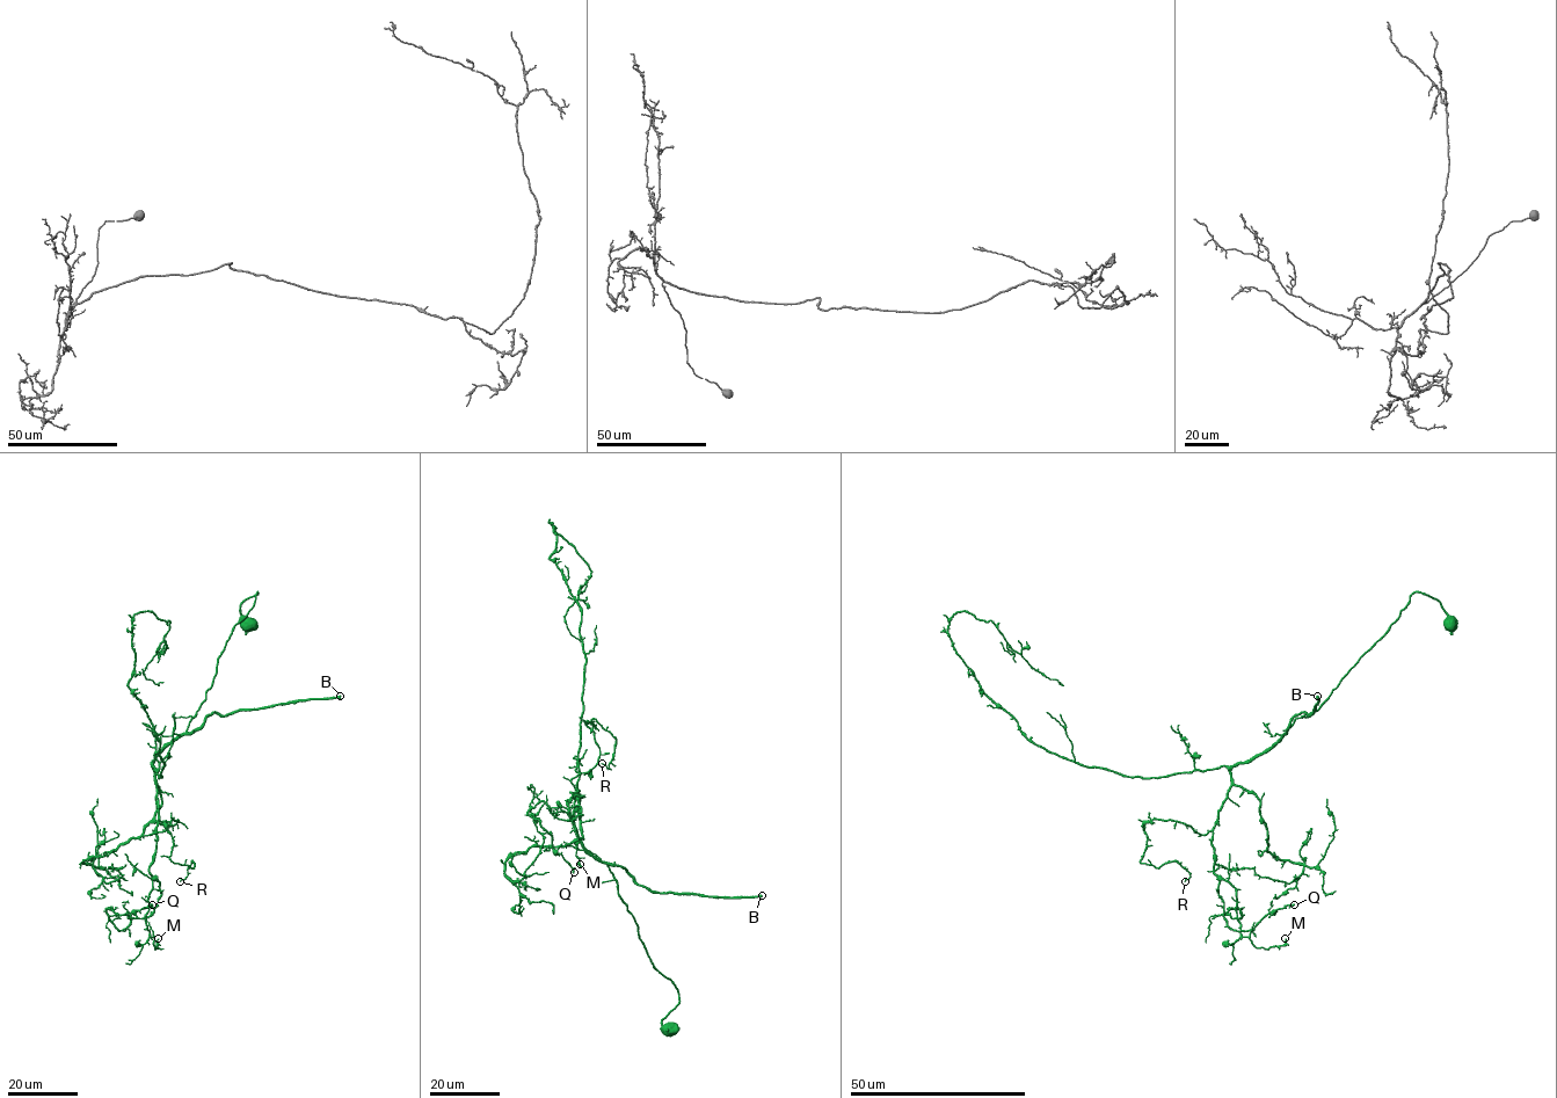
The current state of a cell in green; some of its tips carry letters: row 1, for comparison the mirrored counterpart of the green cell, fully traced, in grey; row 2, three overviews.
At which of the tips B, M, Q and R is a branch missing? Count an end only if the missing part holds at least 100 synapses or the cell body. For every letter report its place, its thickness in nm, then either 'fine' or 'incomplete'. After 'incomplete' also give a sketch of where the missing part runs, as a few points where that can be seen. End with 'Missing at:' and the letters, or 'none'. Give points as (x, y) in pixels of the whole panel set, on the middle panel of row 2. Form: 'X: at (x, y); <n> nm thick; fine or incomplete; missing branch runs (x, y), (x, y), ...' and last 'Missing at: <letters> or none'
B: at (762, 895); 460 nm thick; incomplete
M: at (580, 864); 100 nm thick; fine
Q: at (574, 872); 280 nm thick; fine
R: at (602, 763); 100 nm thick; fine
Missing at: B

